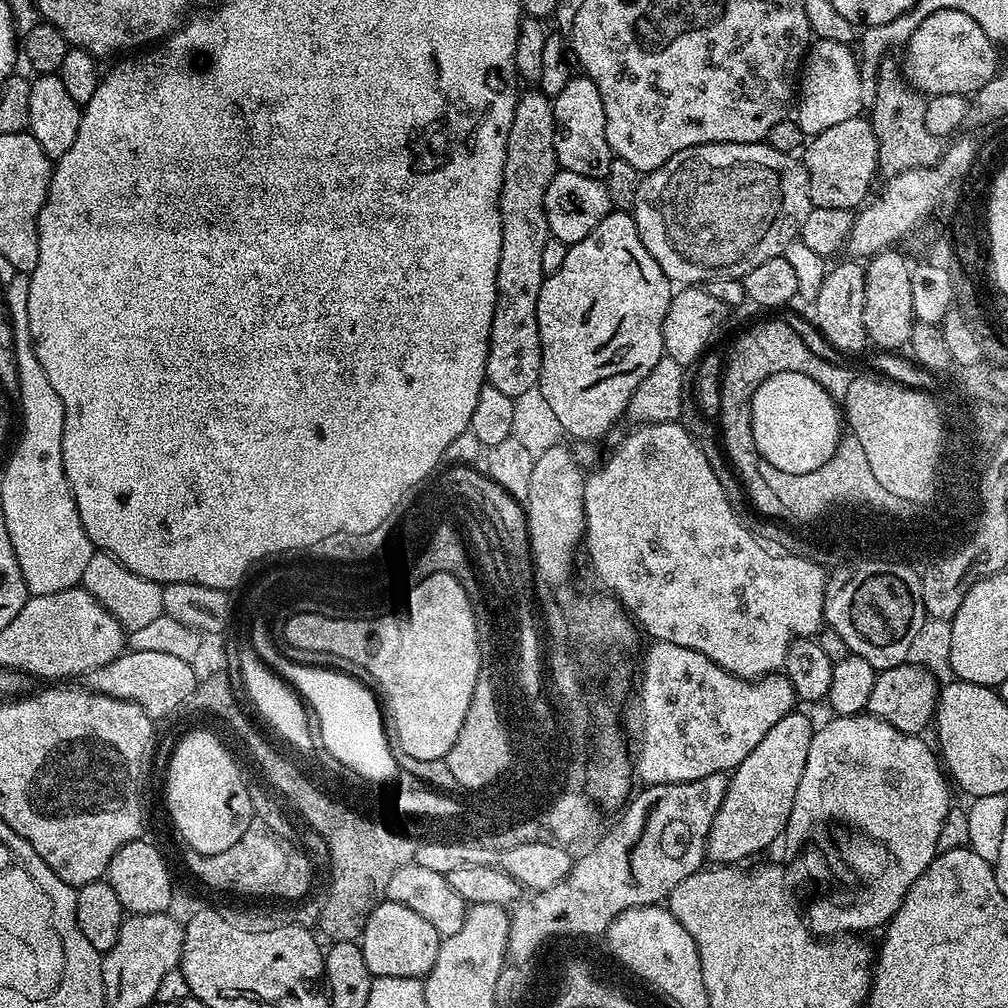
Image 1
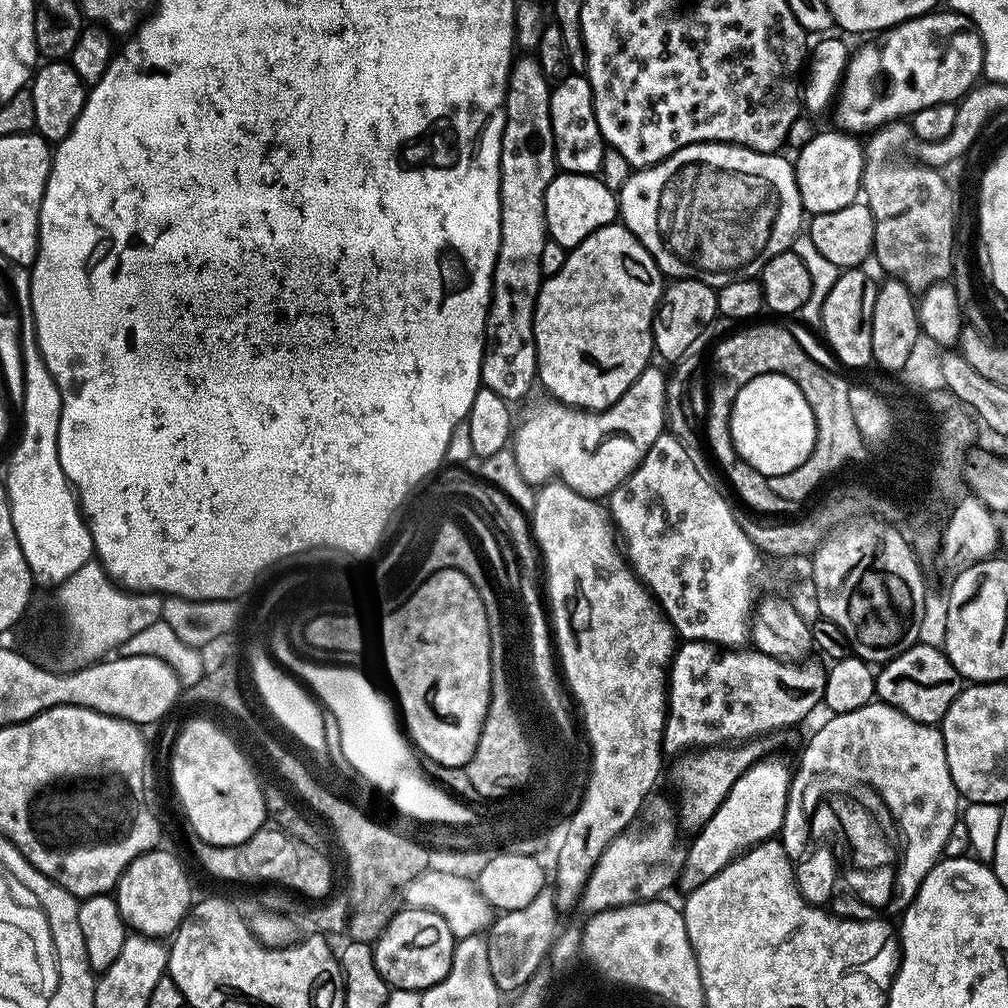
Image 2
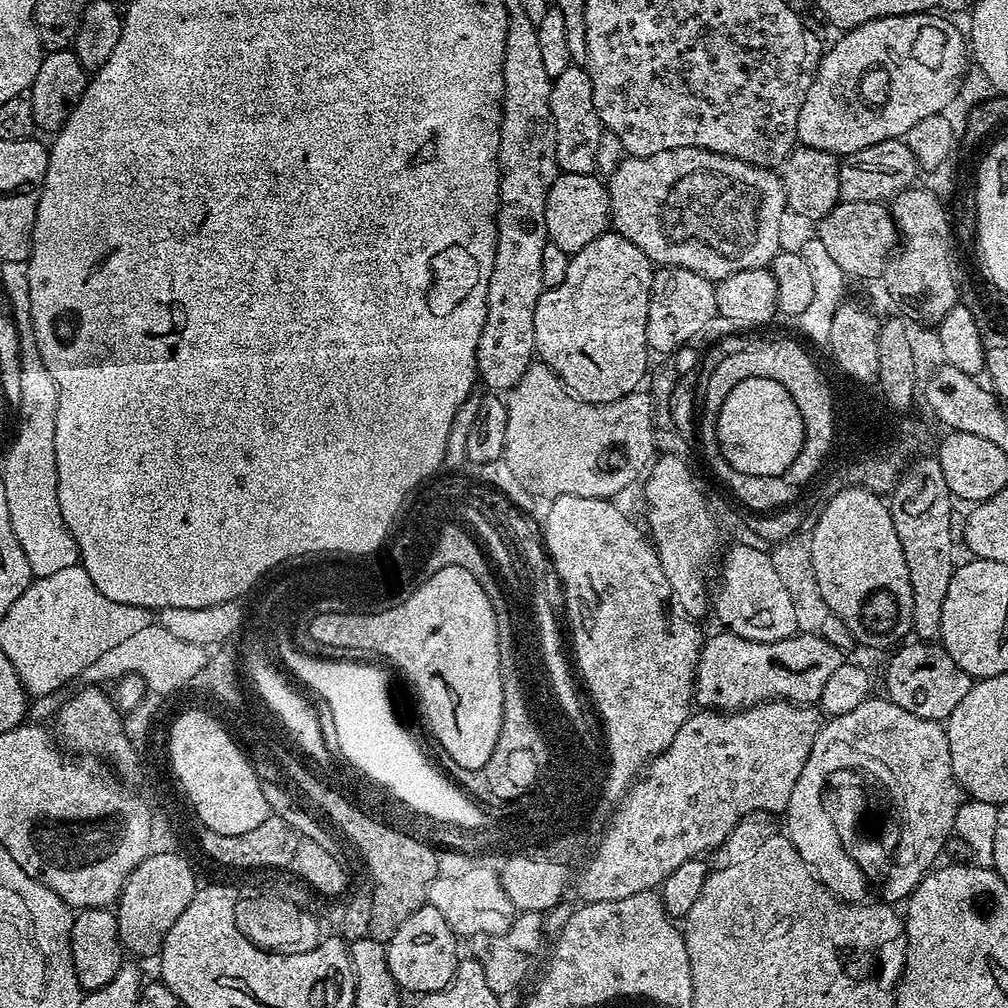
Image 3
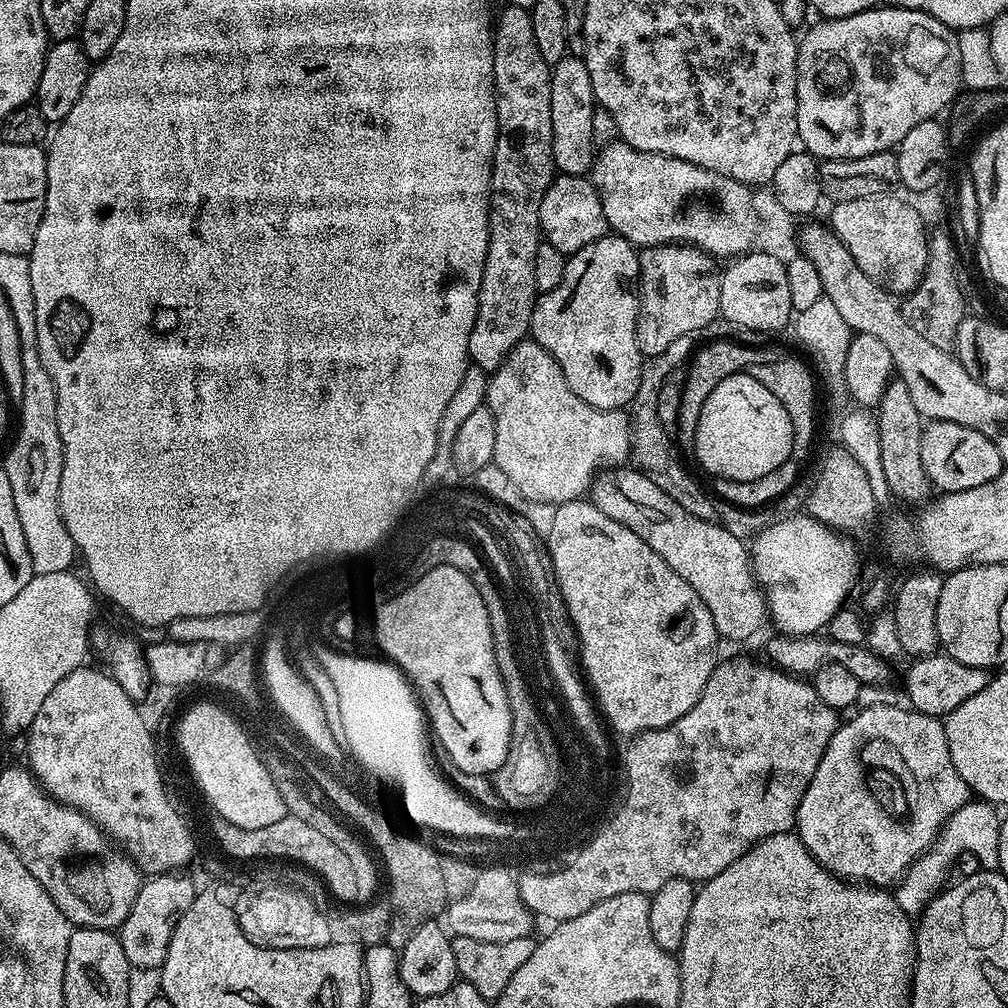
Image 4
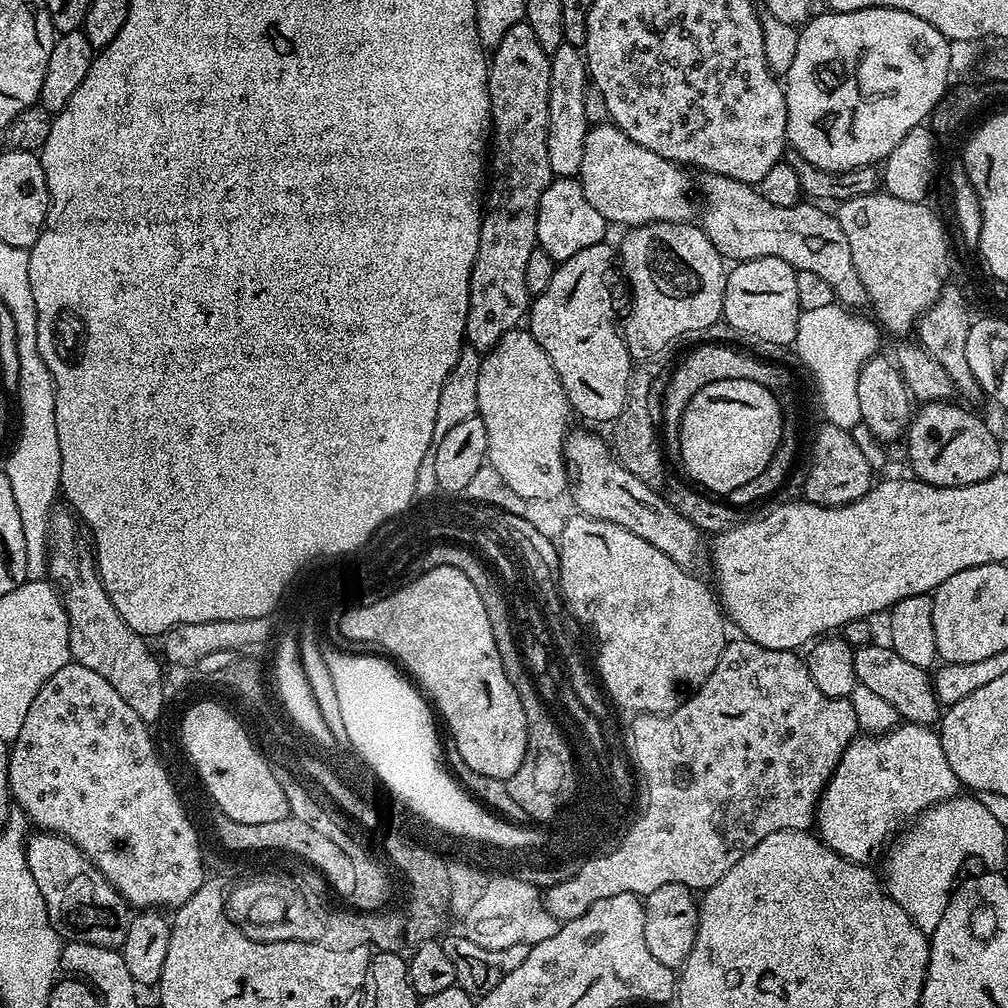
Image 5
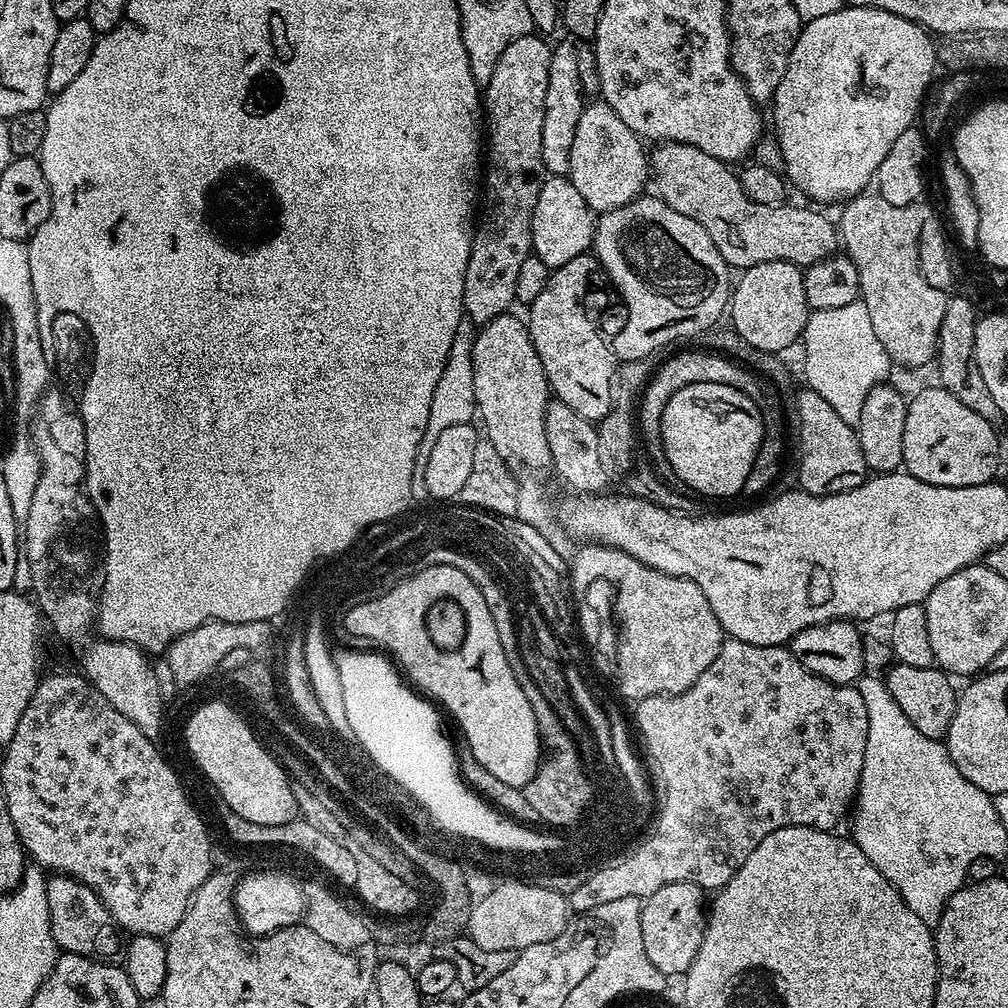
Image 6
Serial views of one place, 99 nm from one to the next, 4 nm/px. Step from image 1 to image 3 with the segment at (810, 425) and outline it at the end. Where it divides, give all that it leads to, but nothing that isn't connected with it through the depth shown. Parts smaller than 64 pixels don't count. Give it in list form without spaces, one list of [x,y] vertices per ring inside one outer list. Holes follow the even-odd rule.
[[[746,378],[730,390],[717,414],[721,454],[736,471],[754,476],[782,476],[802,450],[803,416],[784,386],[770,378]]]

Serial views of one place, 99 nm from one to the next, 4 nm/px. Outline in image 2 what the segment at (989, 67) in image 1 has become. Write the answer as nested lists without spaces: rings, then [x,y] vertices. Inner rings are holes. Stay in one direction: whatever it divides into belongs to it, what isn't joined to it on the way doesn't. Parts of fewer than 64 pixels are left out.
[[[933,10],[924,16],[902,22],[879,37],[877,44],[864,44],[851,53],[844,81],[834,101],[834,113],[841,129],[853,134],[871,134],[894,120],[911,118],[926,106],[959,102],[971,92],[984,71],[984,43],[980,31],[968,17],[951,10]]]

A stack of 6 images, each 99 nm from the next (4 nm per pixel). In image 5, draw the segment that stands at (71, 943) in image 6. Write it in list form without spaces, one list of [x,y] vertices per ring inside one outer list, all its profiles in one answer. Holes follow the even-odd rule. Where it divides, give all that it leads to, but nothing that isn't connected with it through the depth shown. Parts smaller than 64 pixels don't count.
[[[37,831],[26,840],[24,853],[42,890],[46,910],[54,930],[65,941],[86,942],[90,946],[123,949],[130,919],[130,906],[120,897],[118,890],[84,856],[74,842],[55,832]]]

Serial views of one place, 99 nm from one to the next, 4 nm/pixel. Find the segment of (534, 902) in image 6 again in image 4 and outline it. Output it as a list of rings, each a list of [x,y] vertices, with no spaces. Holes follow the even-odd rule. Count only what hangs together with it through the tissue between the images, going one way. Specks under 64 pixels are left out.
[[[510,868],[496,869],[494,872],[485,870],[479,878],[479,884],[476,884],[472,894],[452,908],[452,924],[460,930],[460,936],[478,938],[478,942],[510,942],[510,938],[532,936],[534,913],[524,905],[517,873]]]

